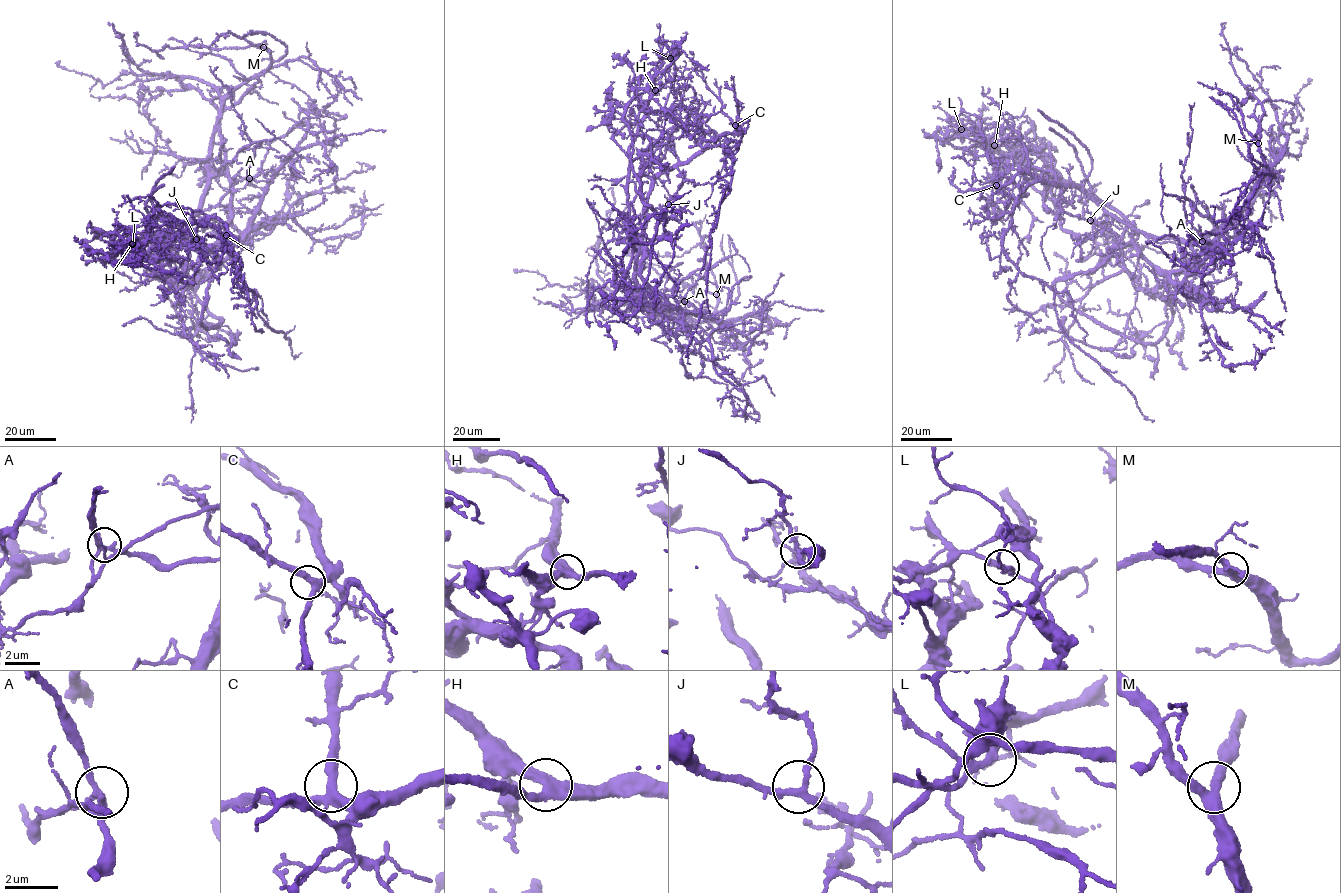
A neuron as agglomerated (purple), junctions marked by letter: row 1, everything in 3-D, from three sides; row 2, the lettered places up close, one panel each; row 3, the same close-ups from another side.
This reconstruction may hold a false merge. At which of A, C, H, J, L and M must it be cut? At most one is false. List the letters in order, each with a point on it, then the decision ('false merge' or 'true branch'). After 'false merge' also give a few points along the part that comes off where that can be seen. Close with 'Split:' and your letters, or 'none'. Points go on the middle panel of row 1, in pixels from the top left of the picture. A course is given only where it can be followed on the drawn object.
A: place (684, 301); true branch
C: place (735, 125); true branch
H: place (655, 90); true branch
J: place (668, 204); true branch
L: place (670, 58); false merge; course (670, 58), (637, 122), (678, 161), (635, 279), (646, 309), (704, 320), (715, 294), (644, 261), (631, 201)
M: place (716, 294); true branch
Split: L

